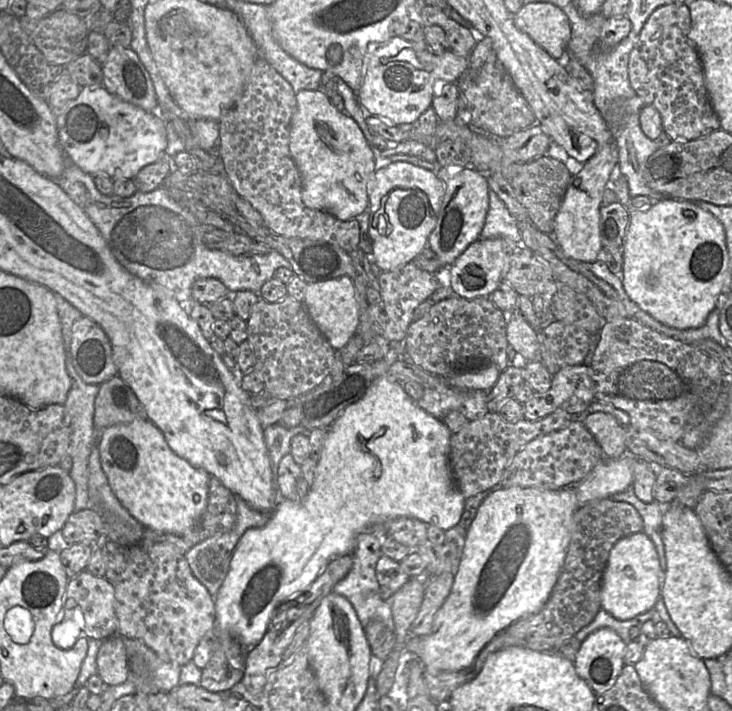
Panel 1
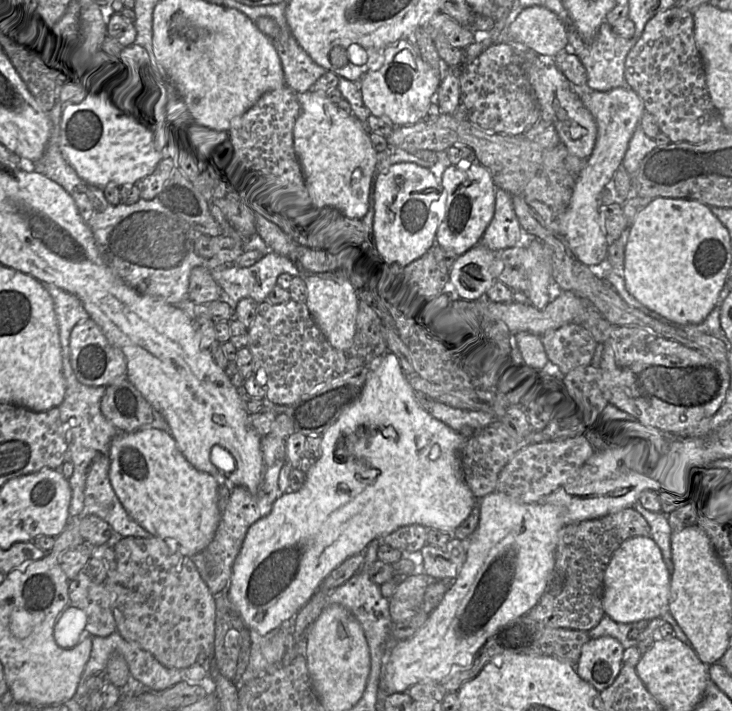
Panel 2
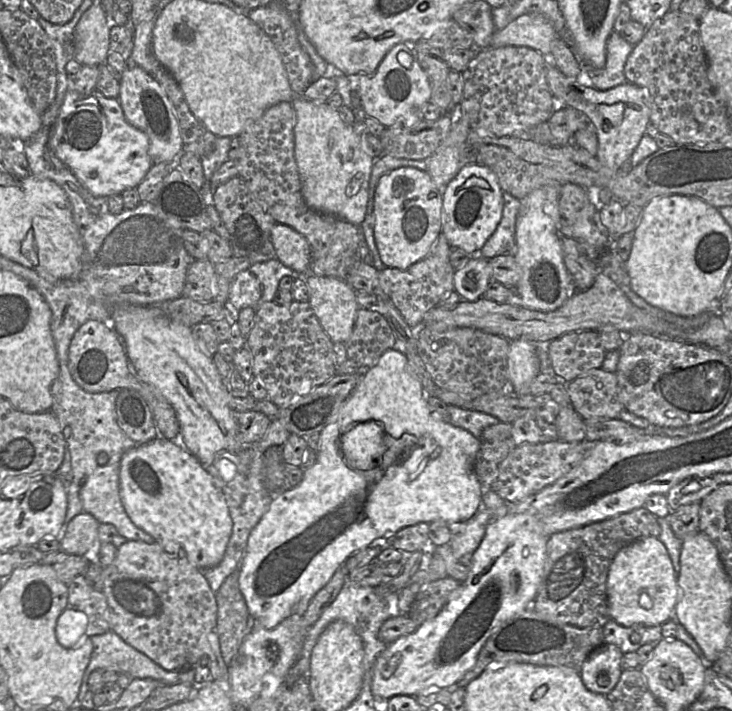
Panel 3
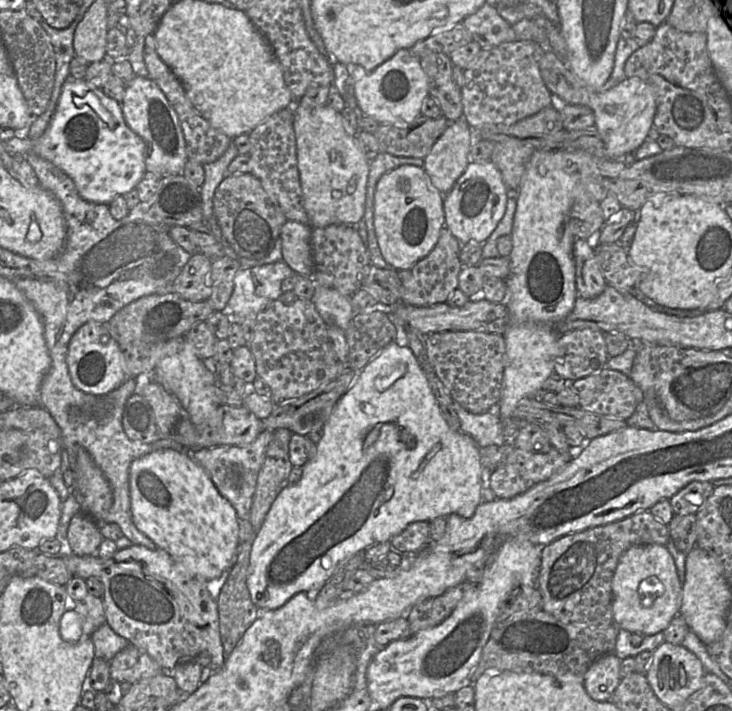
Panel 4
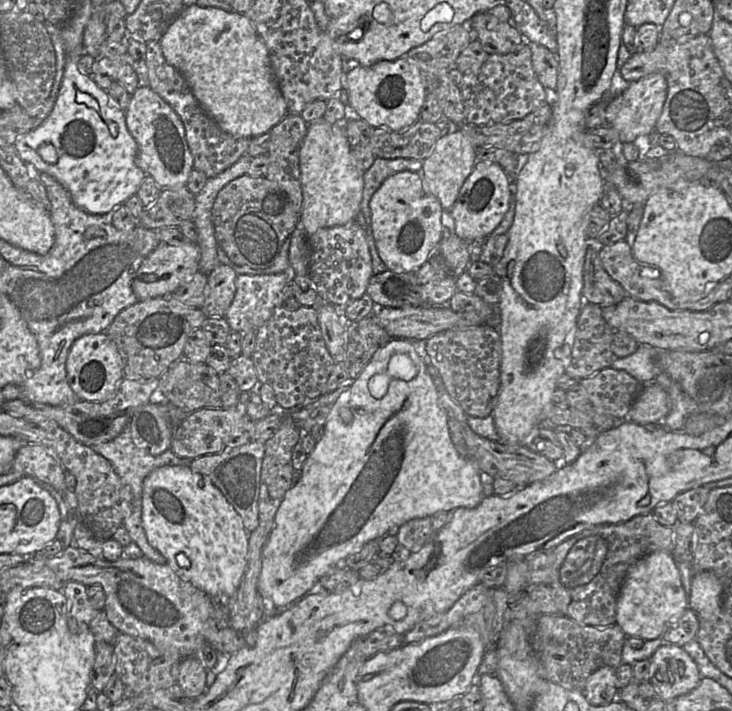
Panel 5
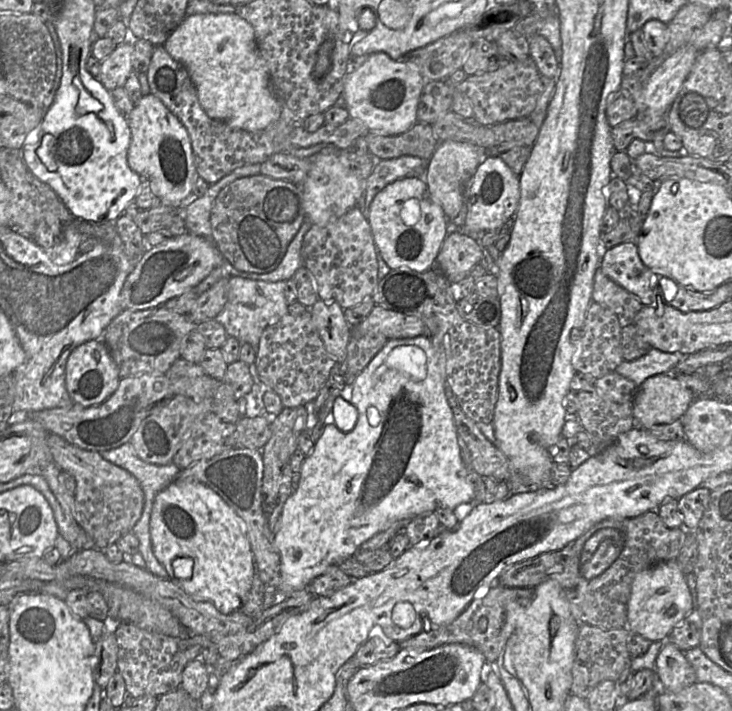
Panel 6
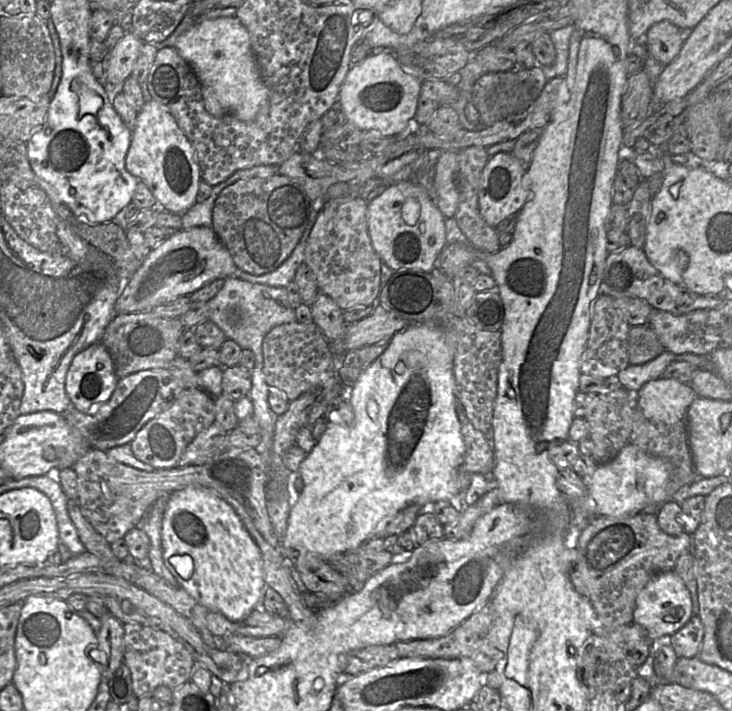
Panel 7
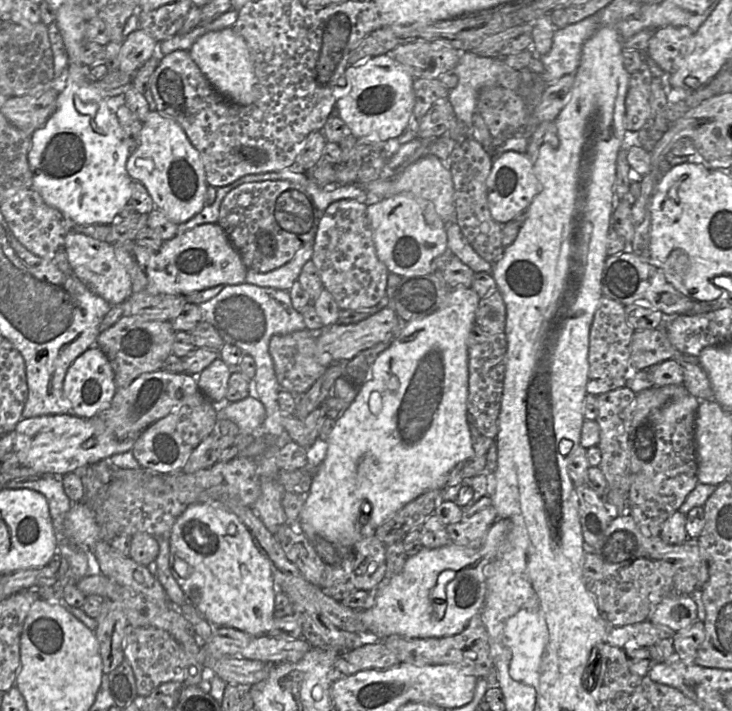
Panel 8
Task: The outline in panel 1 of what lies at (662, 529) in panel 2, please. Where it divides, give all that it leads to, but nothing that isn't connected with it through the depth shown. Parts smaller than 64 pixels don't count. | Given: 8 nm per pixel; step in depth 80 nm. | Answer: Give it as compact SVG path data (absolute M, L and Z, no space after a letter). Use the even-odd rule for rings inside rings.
M629 487L621 493L613 495L609 499L631 504L639 512L644 523L643 532L647 534L649 538L653 541L660 559L661 570L665 572L666 558L664 543L662 539L662 524L665 506L668 506L670 504L661 504L655 500L651 503L643 503L634 494L632 487Z

